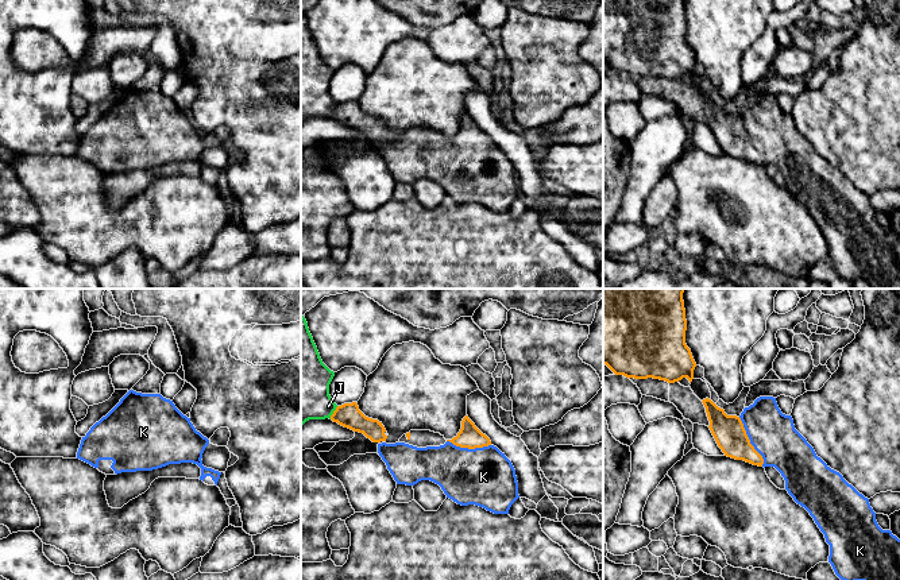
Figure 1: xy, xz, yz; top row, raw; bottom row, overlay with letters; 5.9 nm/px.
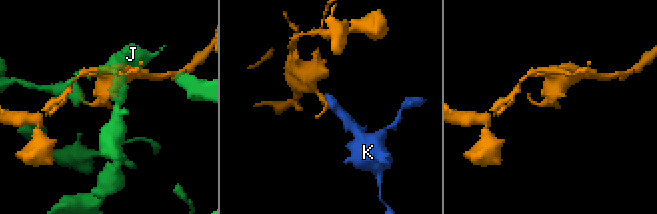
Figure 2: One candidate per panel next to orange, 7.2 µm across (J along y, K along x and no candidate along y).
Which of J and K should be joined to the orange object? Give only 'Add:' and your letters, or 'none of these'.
Add: K

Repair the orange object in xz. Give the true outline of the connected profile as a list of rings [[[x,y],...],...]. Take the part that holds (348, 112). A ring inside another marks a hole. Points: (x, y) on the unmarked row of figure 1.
[[[356,100],[337,104],[333,112],[331,113],[331,117],[354,129],[363,131],[372,140],[386,139],[387,136],[387,134],[385,132],[386,127],[382,120],[366,115],[359,108]]]

